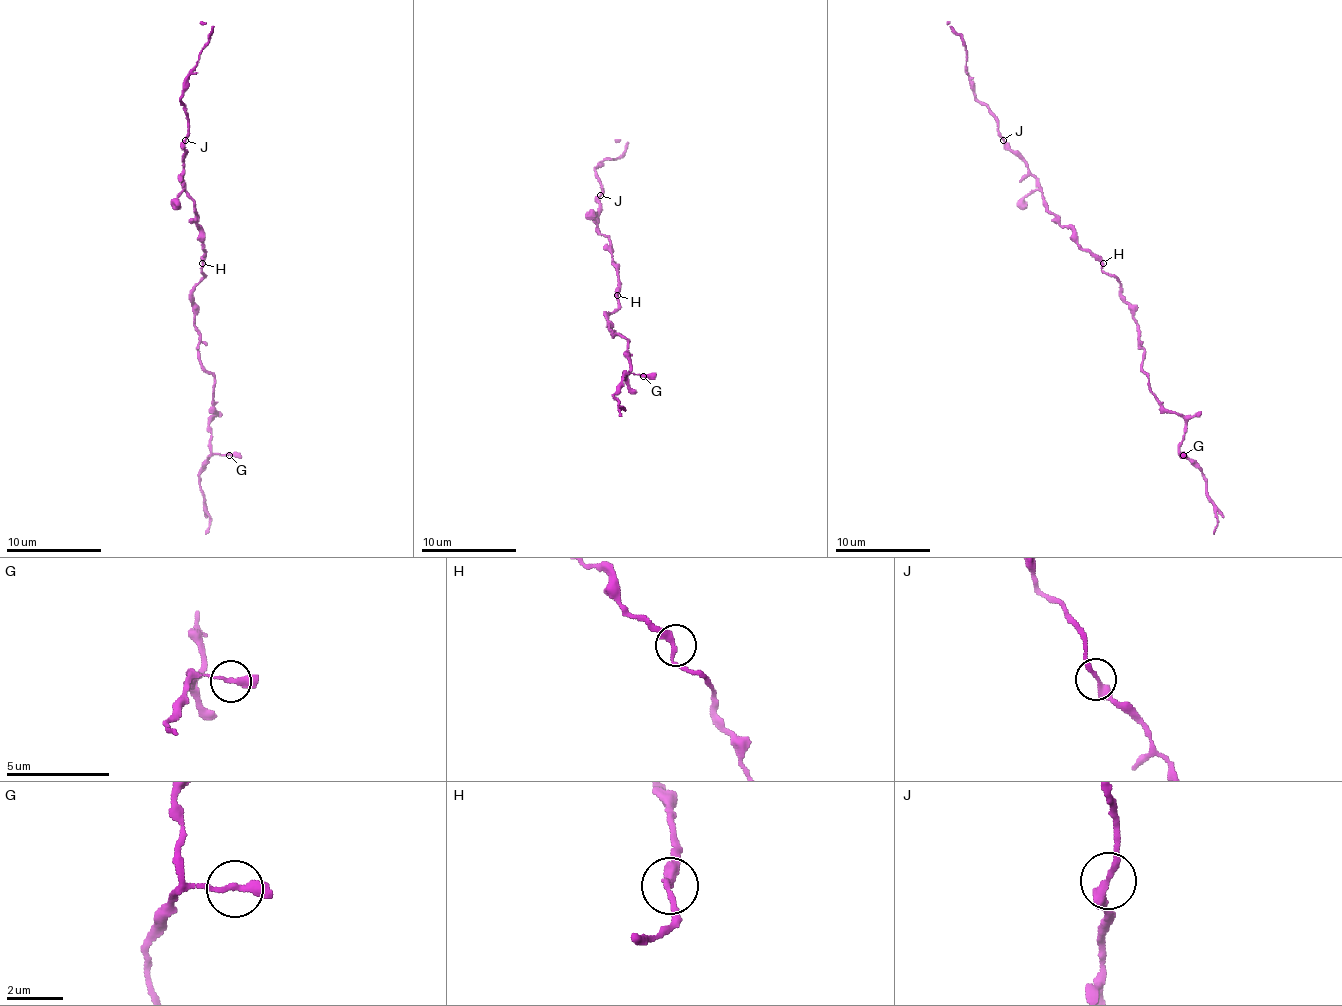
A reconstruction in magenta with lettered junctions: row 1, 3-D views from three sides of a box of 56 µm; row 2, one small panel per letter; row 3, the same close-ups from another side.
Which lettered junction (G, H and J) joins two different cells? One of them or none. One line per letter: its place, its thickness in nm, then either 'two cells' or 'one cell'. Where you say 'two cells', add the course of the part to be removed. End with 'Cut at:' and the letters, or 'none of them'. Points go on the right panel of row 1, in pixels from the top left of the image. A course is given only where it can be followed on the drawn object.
G: (1183, 455) | 260 nm | one cell
H: (1103, 263) | 300 nm | one cell
J: (1003, 140) | 280 nm | one cell
Cut at: none of them

